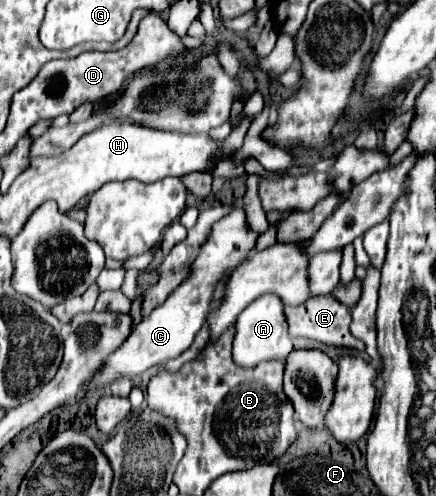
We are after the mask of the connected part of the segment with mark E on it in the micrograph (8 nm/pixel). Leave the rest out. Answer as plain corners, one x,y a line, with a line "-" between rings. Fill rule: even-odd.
327,294
327,296
311,296
301,306
287,306
285,316
287,316
287,324
289,324
289,334
293,338
309,338
309,340
317,340
317,342
323,342
323,344
365,350
365,344
359,338
355,338
351,334
351,330
349,330
351,316
349,316
347,308
331,294

